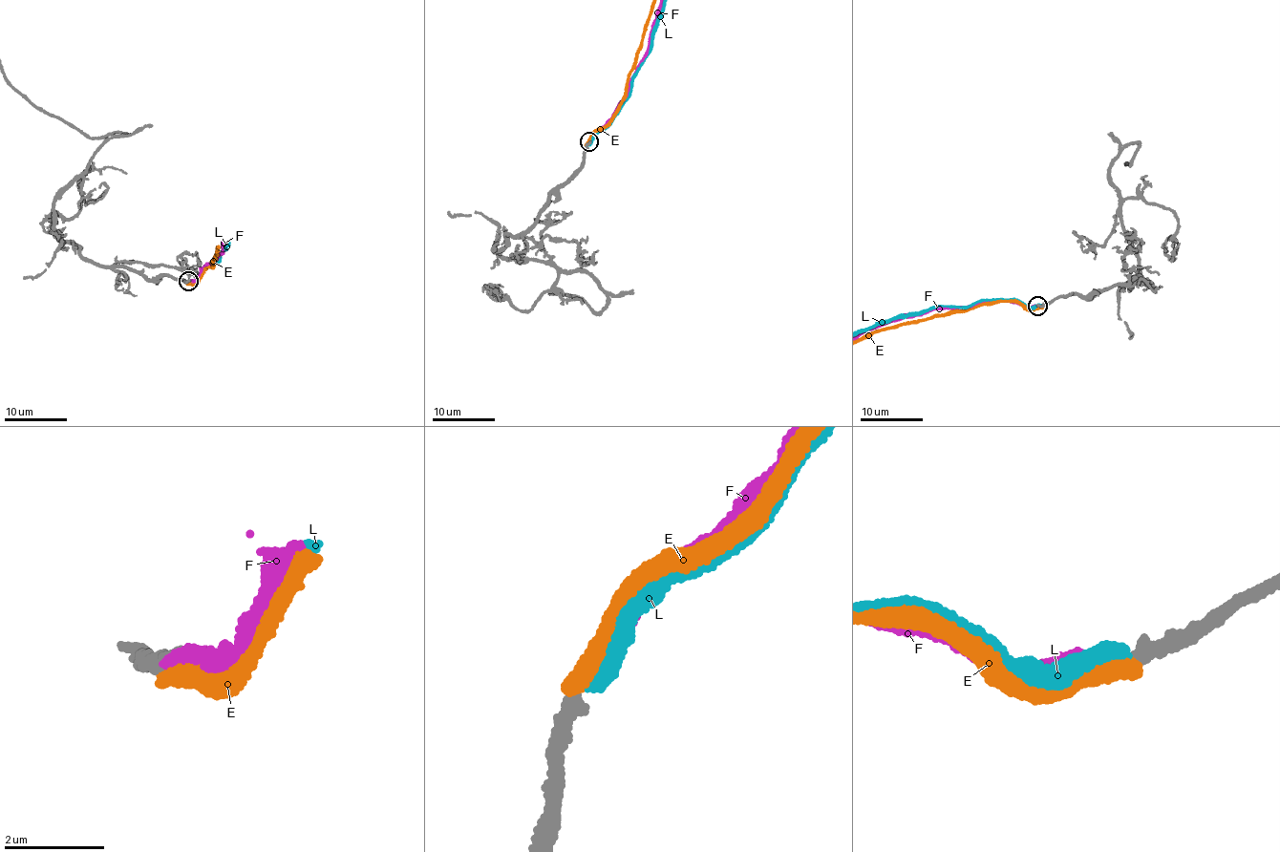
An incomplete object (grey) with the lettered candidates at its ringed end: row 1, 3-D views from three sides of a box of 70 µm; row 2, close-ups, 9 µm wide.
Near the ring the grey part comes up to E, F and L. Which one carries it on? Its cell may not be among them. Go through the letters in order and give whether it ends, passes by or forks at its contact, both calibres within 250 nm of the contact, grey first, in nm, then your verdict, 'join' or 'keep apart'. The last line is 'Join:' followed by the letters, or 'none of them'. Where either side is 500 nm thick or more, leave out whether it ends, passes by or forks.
E: it ends; calibres 340 and 400 nm; keep apart
F: it ends; calibres 320 and 240 nm; join
L: it ends; calibres 280 and 400 nm; keep apart
Join: F

